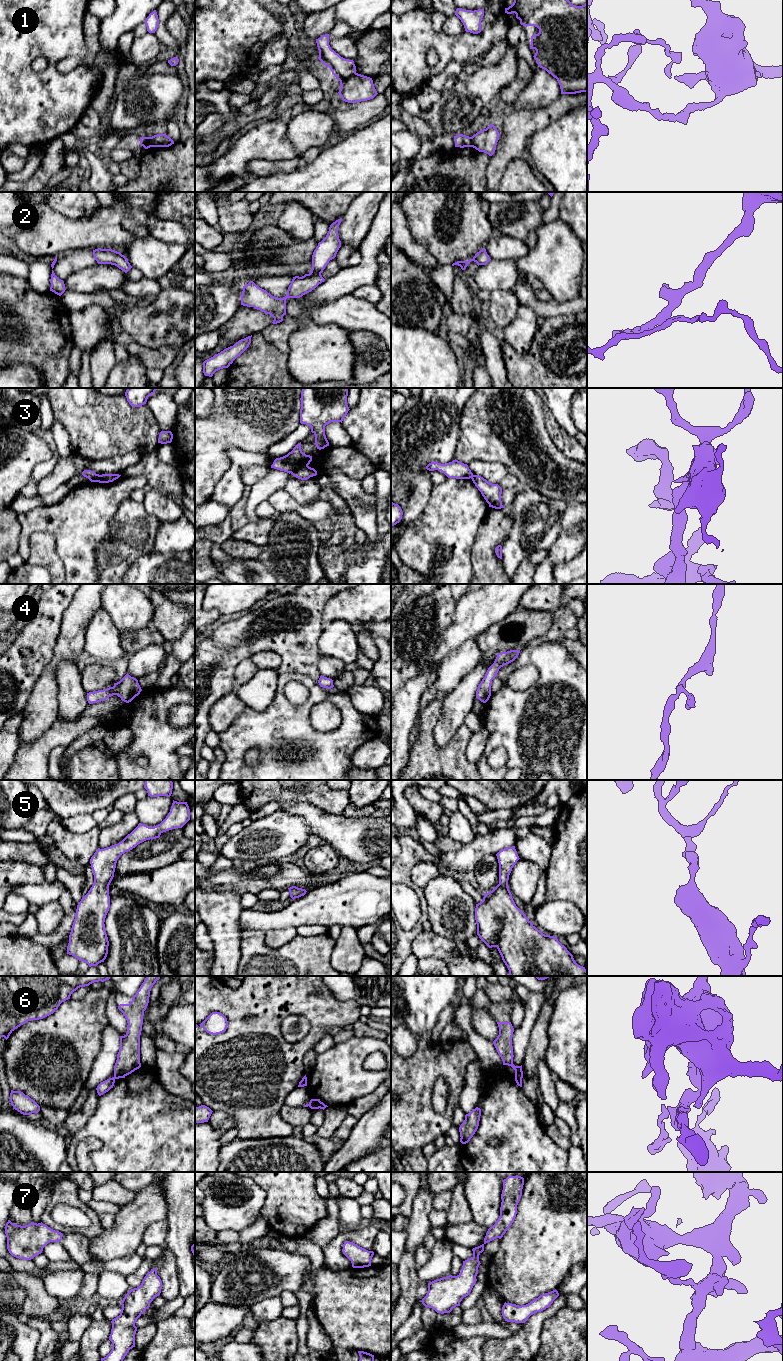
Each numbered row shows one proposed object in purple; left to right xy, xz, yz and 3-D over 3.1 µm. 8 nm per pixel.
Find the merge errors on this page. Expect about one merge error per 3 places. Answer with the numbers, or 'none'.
1, 3, 6

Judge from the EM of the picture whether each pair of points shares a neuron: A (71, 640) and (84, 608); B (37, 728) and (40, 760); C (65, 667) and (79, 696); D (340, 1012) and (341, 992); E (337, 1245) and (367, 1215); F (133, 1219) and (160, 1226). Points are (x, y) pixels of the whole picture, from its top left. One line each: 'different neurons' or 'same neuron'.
A: same neuron
B: different neurons
C: same neuron
D: different neurons
E: different neurons
F: different neurons

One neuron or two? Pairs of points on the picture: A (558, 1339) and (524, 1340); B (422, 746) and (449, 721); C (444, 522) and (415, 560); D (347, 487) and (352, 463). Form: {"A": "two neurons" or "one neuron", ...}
{"A": "two neurons", "B": "two neurons", "C": "one neuron", "D": "two neurons"}

